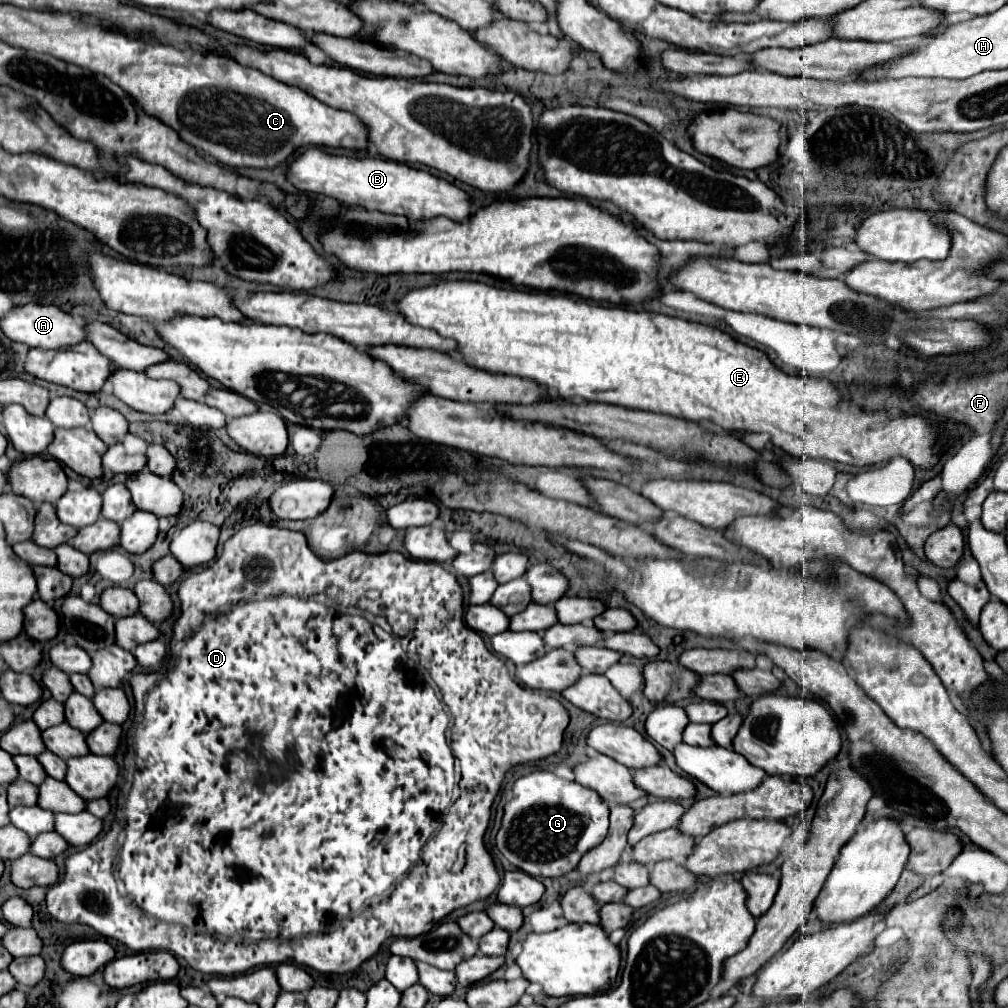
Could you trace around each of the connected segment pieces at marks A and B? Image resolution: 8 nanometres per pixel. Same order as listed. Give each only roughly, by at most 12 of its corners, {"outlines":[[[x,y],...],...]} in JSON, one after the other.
{"outlines":[[[55,305],[15,307],[3,333],[39,349],[85,341],[85,319]],[[309,147],[301,193],[413,219],[471,217],[453,183],[389,159]]]}

